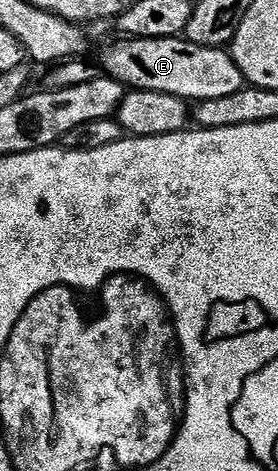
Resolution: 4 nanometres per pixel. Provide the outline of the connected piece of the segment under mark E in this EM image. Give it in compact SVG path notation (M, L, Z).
M136 37L133 39L118 39L111 49L106 49L100 59L105 76L114 78L121 85L130 89L144 91L160 91L164 95L176 95L180 99L197 103L208 99L221 99L244 88L242 72L236 67L234 58L222 47L204 47L182 37Z

